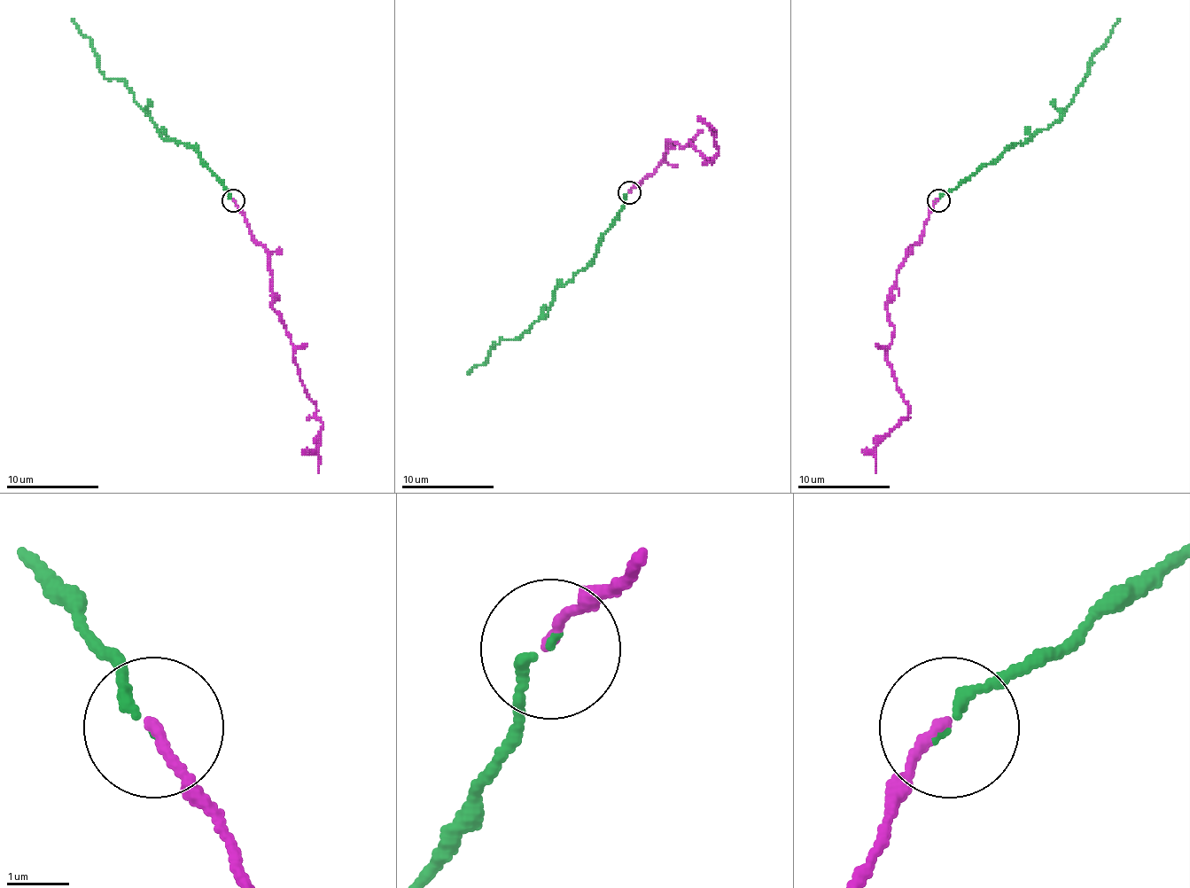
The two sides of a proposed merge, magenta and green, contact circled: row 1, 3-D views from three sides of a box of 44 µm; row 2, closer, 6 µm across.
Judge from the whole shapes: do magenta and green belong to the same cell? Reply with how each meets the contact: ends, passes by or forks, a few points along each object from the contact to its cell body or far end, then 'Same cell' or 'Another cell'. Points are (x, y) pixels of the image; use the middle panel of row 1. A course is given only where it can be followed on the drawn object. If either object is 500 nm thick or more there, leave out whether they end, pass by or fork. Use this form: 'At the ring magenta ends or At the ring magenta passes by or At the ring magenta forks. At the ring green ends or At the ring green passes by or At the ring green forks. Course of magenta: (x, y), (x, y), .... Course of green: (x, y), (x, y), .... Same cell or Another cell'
At the ring magenta ends. At the ring green ends. Course of magenta: (628, 192), (663, 159), (667, 142), (684, 148), (688, 142), (711, 162), (719, 151), (713, 130). Course of green: (628, 192), (596, 256), (555, 291), (550, 309), (518, 339), (495, 344), (467, 374). Same cell

